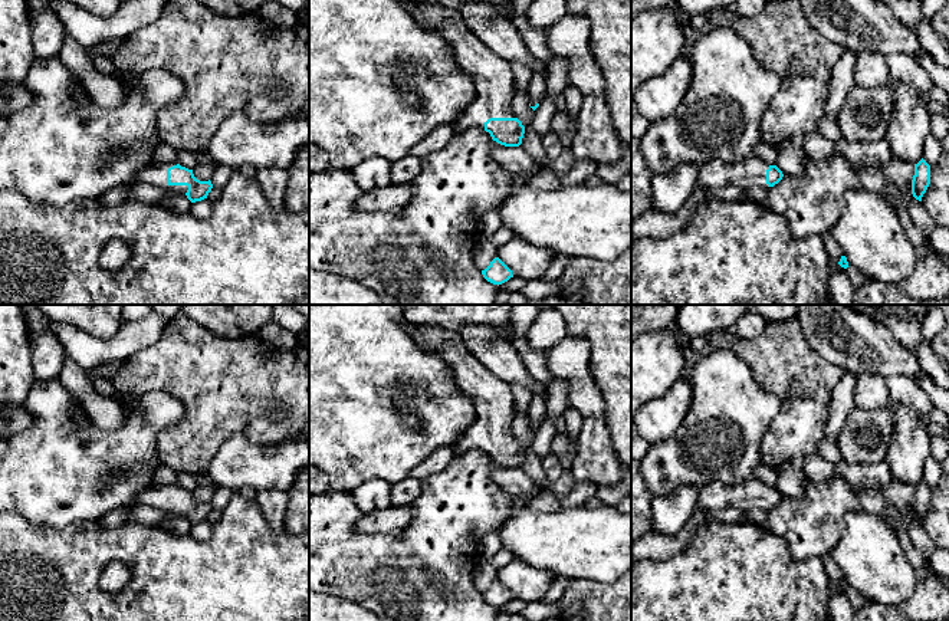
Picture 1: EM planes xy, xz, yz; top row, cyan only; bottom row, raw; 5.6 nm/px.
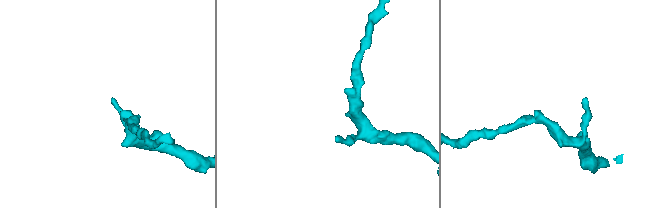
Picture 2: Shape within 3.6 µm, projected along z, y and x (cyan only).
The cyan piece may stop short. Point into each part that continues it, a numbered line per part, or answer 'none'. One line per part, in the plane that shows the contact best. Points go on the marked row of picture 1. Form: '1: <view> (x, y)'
1: xy (157, 174)

